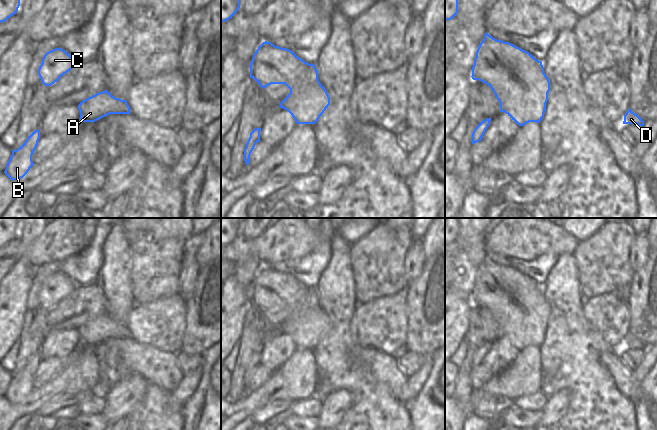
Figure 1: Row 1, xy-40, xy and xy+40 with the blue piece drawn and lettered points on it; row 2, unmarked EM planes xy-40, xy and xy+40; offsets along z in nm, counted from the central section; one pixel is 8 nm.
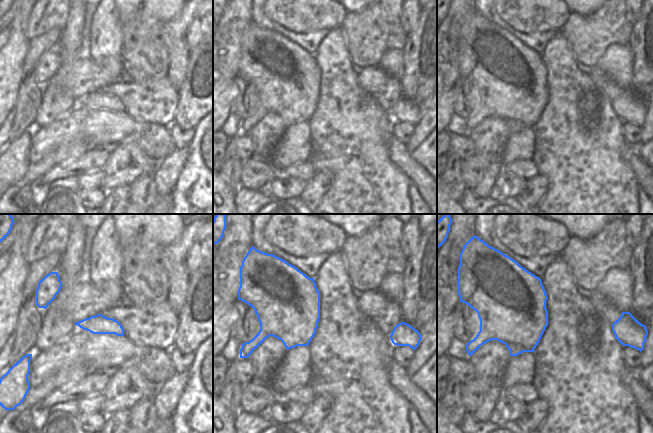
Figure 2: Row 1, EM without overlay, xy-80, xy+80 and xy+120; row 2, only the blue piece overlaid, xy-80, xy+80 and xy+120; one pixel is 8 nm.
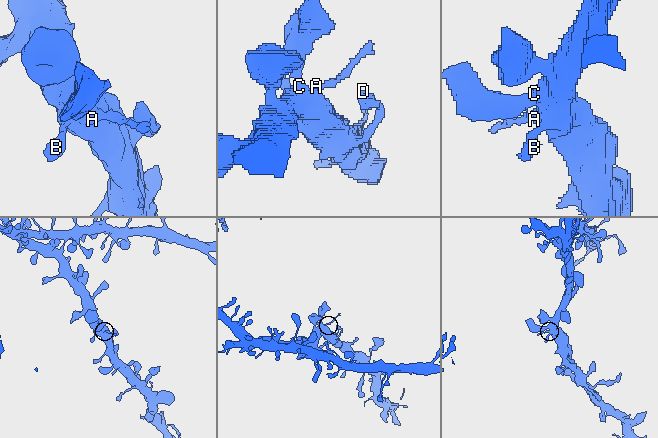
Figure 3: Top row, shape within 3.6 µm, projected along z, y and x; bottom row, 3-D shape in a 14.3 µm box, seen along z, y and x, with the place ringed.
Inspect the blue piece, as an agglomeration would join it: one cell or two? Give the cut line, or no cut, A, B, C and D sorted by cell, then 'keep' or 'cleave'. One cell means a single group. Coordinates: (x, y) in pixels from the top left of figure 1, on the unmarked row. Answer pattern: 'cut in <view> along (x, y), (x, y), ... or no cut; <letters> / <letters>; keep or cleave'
no cut; A B C D; keep

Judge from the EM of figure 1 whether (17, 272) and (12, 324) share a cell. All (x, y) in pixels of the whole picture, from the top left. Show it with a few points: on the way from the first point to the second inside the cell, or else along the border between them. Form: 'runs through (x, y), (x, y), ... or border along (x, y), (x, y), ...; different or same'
runs through (16, 285), (13, 289), (12, 311); same

